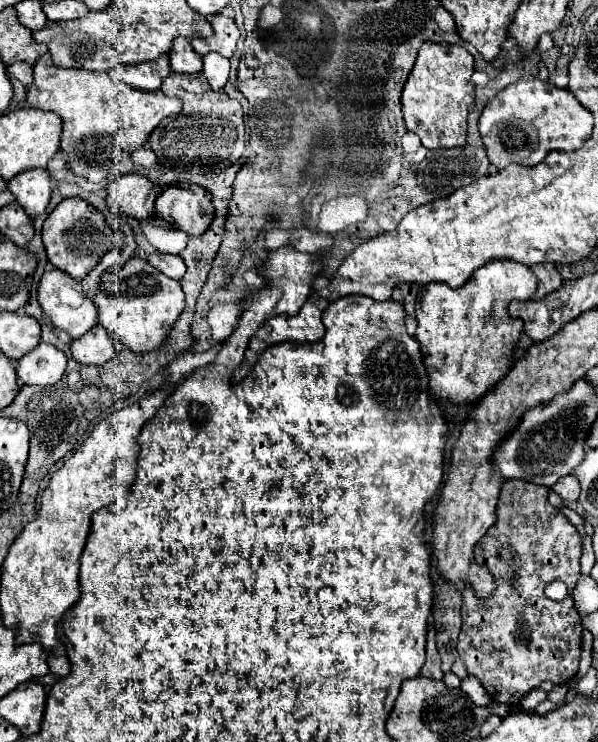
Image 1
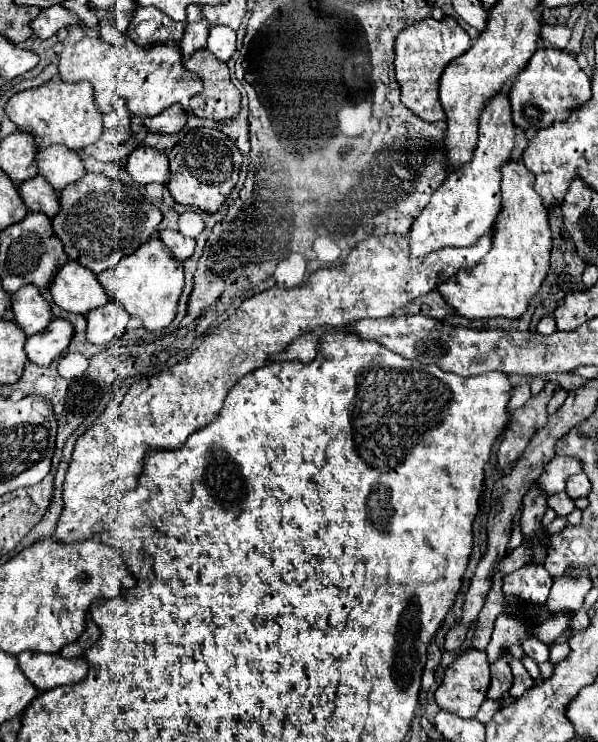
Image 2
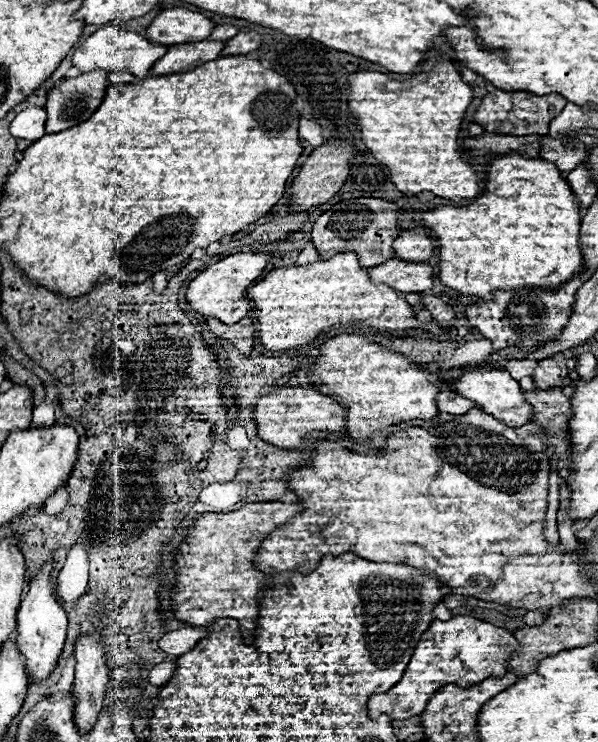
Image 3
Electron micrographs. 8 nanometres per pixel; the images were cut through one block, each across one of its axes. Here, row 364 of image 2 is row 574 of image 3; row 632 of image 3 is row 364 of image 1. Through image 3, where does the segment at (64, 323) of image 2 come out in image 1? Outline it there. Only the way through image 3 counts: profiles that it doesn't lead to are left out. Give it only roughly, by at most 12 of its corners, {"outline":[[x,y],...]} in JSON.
{"outline":[[52,344],[18,360],[16,376],[28,386],[52,386],[66,356]]}

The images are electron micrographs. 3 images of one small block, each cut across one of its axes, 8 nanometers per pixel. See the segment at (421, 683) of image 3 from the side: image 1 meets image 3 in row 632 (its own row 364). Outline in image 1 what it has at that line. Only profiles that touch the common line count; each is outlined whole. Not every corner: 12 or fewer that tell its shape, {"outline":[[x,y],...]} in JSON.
{"outline":[[488,262],[422,286],[418,340],[436,402],[478,402],[508,374],[536,292]]}

